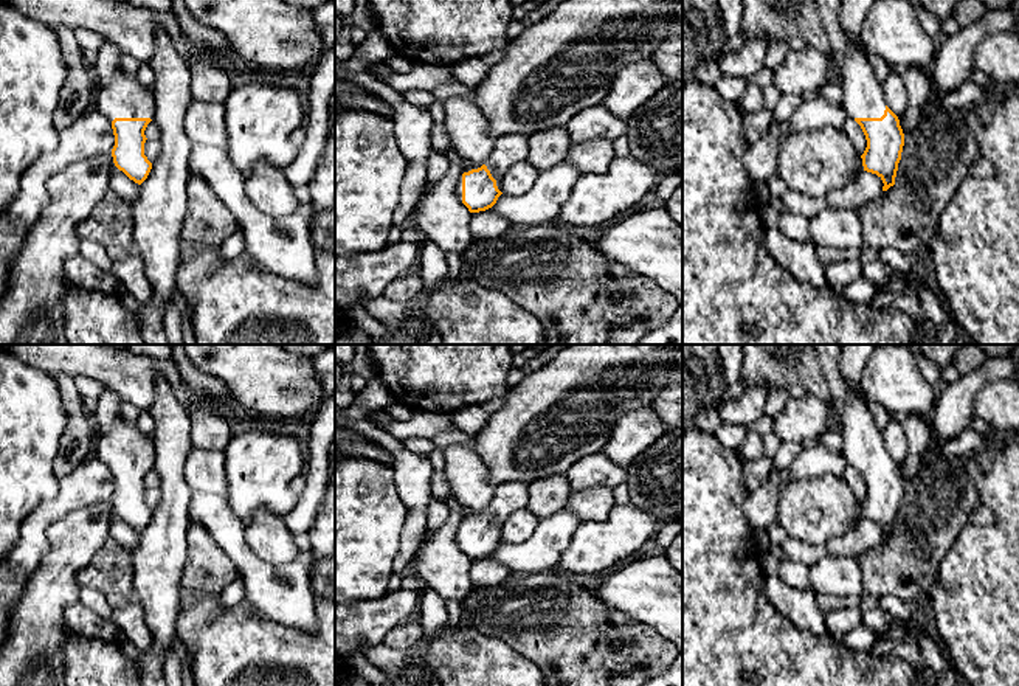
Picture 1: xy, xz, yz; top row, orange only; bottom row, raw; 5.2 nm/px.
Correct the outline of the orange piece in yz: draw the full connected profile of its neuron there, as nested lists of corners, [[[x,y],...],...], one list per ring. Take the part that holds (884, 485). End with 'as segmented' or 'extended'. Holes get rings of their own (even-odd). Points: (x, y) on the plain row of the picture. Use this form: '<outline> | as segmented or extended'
[[[839,345],[839,366],[845,379],[856,386],[859,391],[858,394],[845,402],[841,404],[834,425],[841,431],[842,436],[842,458],[847,464],[853,466],[862,476],[867,495],[862,506],[864,518],[876,521],[884,534],[883,539],[887,539],[890,534],[895,532],[895,525],[898,518],[898,511],[901,508],[901,500],[904,494],[904,481],[900,473],[898,464],[887,455],[883,431],[878,428],[870,410],[869,410],[869,399],[865,393],[861,390],[861,371],[865,366],[872,351],[876,345]]] | extended

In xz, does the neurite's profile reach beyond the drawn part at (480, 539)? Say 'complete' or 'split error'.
split error

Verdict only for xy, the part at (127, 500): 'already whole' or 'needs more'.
needs more

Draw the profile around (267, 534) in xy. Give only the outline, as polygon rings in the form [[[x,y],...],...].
[[[261,509],[245,528],[245,539],[253,553],[270,565],[290,563],[301,553],[295,535],[287,529],[284,517]]]

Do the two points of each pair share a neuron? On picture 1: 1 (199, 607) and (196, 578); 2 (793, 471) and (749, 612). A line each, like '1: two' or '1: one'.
1: two
2: two

